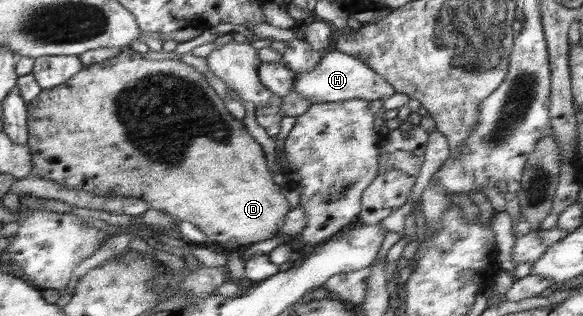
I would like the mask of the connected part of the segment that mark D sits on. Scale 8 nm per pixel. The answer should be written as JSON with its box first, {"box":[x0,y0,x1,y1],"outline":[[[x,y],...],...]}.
{"box":[27,48,290,248],"outline":[[[123,48],[123,51],[107,61],[84,66],[79,73],[67,79],[65,83],[51,89],[43,89],[37,95],[34,103],[29,103],[27,145],[31,149],[33,171],[32,175],[51,179],[59,185],[79,191],[87,191],[99,197],[111,197],[121,195],[121,197],[136,197],[146,201],[151,209],[161,210],[173,216],[177,220],[189,221],[199,227],[207,236],[208,245],[216,248],[233,248],[239,245],[251,245],[262,242],[279,235],[279,230],[286,221],[287,214],[290,213],[288,201],[281,195],[277,183],[273,183],[273,175],[267,167],[267,159],[263,155],[263,149],[255,138],[249,134],[242,121],[229,115],[229,111],[223,105],[223,99],[211,89],[207,79],[203,74],[191,65],[177,60],[165,59],[165,61],[145,61],[141,53],[131,49]]]}

